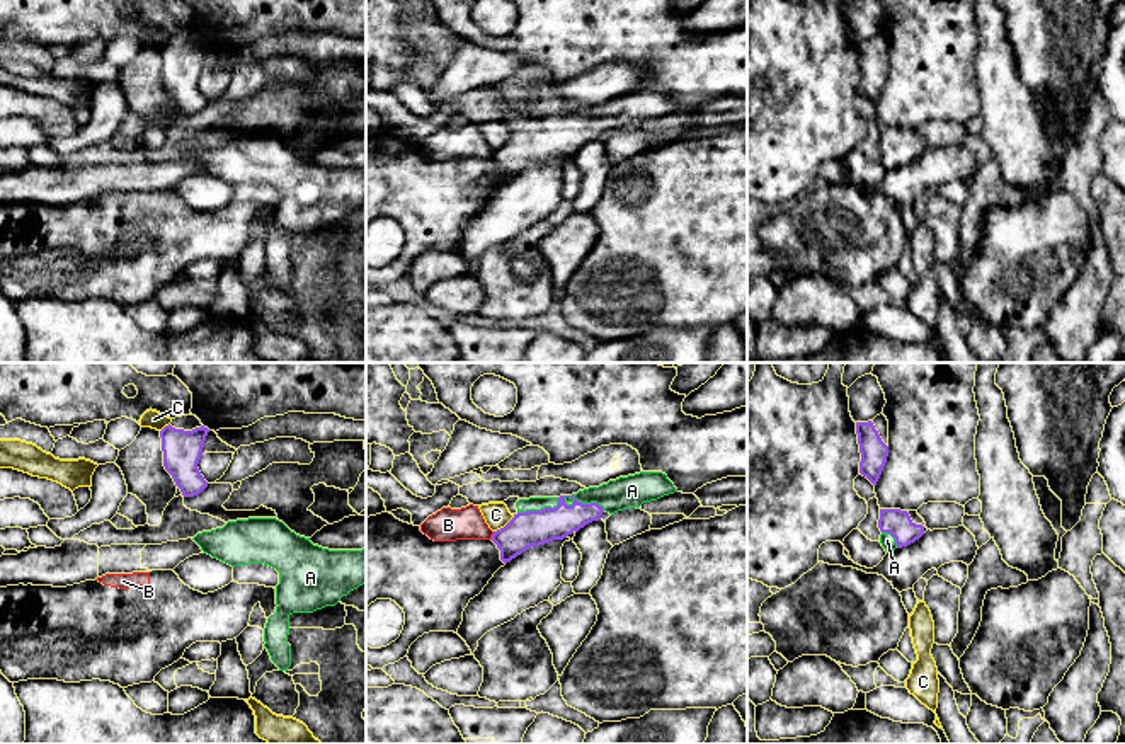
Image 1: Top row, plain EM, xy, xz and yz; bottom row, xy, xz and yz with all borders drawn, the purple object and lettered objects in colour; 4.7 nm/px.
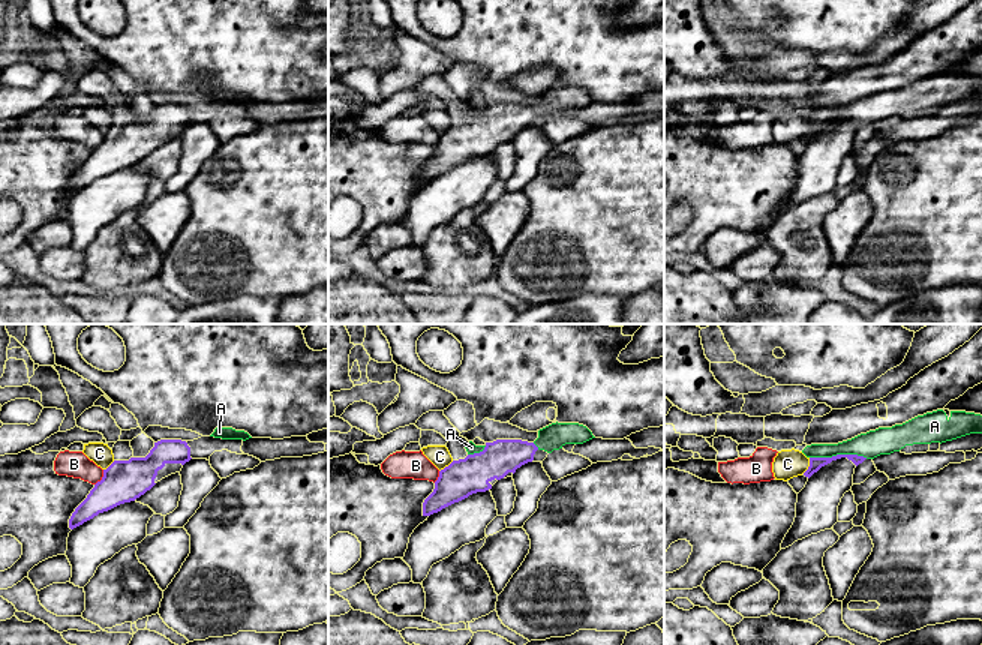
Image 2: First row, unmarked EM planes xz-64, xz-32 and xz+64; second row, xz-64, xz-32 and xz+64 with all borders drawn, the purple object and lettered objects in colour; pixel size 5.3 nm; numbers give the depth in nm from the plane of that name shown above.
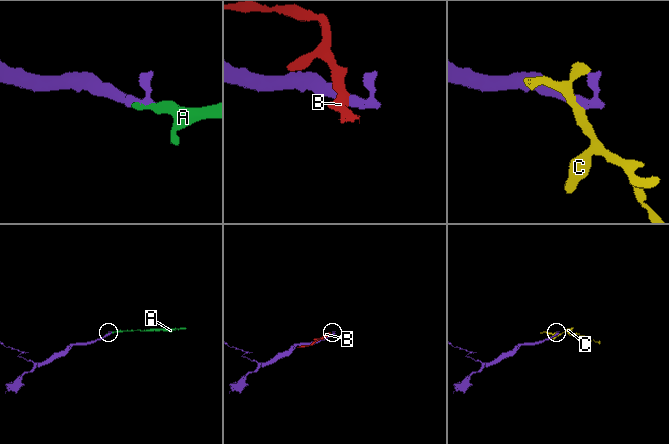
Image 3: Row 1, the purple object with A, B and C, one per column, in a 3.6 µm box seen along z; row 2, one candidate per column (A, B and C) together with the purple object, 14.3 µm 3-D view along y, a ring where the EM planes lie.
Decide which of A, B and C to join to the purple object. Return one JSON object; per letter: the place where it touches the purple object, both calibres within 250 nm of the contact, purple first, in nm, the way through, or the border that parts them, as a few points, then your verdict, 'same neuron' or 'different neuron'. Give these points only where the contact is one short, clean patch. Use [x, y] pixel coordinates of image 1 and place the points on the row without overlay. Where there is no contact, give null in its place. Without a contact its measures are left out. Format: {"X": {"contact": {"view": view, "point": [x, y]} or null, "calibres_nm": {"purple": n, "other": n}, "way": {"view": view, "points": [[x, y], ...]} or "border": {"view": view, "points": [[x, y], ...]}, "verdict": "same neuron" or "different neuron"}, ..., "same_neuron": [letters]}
{"A": {"contact": {"view": "xz", "point": [584, 123]}, "calibres_nm": {"purple": 160, "other": 150}, "way": {"view": "xz", "points": [[542, 145], [584, 123], [632, 109]]}, "verdict": "same neuron"}, "B": {"contact": {"view": "xz", "point": [492, 154]}, "calibres_nm": {"purple": 170, "other": 160}, "border": {"view": "xz", "points": [[494, 150], [491, 157]]}, "verdict": "different neuron"}, "C": {"contact": {"view": "xz", "point": [506, 143]}, "calibres_nm": {"purple": 170, "other": 120}, "verdict": "different neuron"}, "same_neuron": ["A"]}

